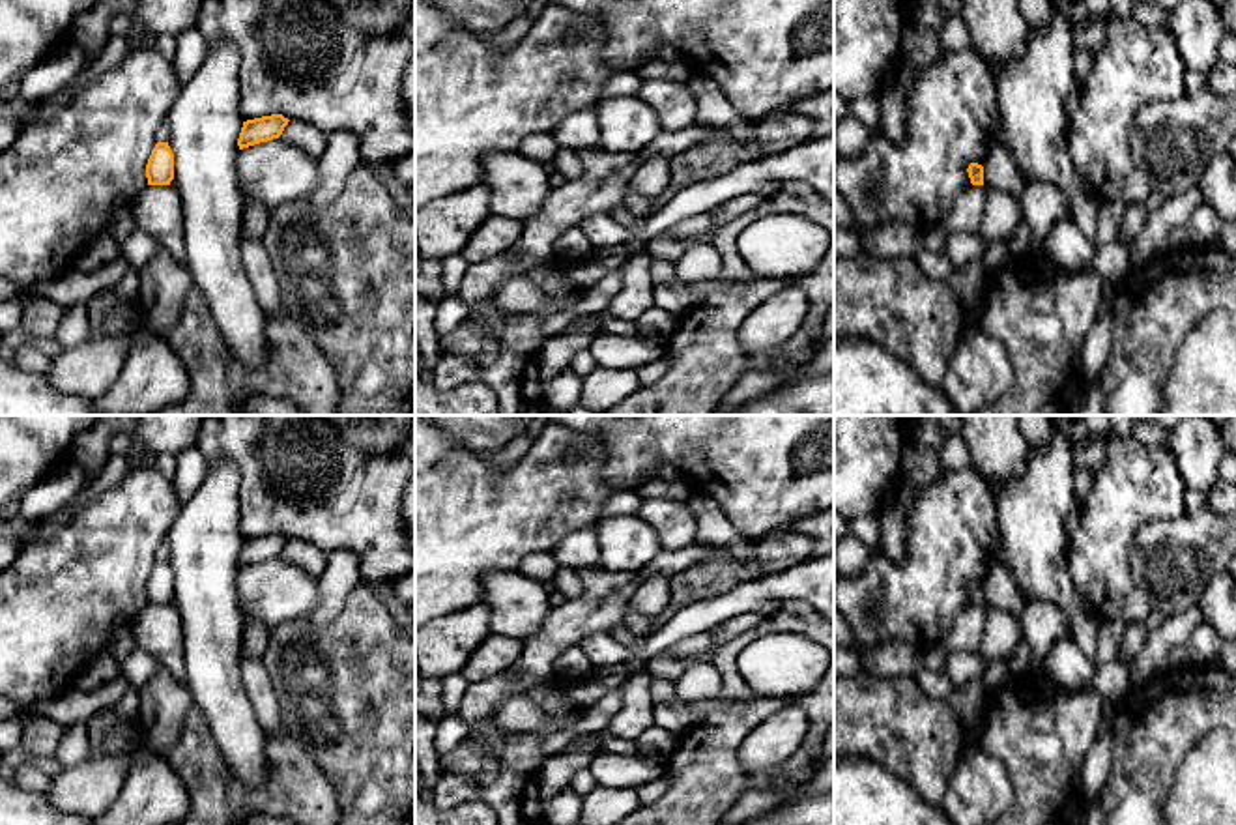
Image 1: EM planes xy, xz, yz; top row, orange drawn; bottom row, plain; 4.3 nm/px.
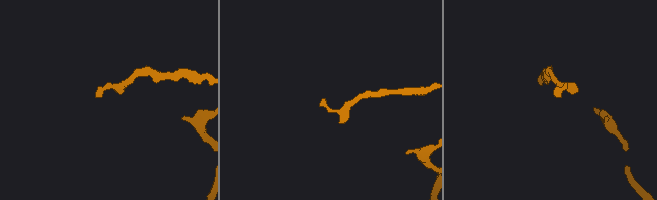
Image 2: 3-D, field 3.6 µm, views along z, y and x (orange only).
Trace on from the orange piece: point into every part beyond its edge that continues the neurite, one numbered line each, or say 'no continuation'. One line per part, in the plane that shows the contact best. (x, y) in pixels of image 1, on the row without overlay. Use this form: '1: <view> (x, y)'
no continuation

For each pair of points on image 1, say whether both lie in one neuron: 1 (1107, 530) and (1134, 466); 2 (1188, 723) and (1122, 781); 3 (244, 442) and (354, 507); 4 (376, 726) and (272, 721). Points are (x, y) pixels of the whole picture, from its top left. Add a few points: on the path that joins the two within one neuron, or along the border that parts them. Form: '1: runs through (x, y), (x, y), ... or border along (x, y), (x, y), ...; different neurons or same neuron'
1: runs through (1113, 515), (1134, 487), (1134, 481); same neuron
2: runs through (1171, 732), (1139, 764); same neuron
3: runs through (257, 477), (273, 506), (298, 515), (318, 509); same neuron
4: border along (270, 678), (281, 721), (288, 732); different neurons

